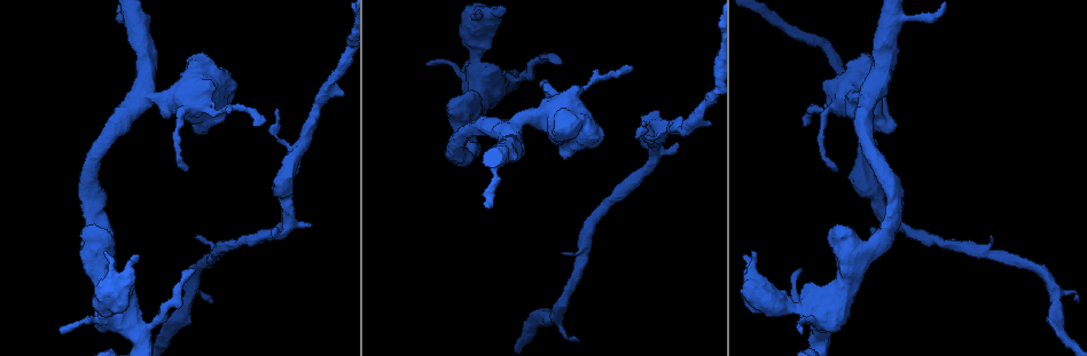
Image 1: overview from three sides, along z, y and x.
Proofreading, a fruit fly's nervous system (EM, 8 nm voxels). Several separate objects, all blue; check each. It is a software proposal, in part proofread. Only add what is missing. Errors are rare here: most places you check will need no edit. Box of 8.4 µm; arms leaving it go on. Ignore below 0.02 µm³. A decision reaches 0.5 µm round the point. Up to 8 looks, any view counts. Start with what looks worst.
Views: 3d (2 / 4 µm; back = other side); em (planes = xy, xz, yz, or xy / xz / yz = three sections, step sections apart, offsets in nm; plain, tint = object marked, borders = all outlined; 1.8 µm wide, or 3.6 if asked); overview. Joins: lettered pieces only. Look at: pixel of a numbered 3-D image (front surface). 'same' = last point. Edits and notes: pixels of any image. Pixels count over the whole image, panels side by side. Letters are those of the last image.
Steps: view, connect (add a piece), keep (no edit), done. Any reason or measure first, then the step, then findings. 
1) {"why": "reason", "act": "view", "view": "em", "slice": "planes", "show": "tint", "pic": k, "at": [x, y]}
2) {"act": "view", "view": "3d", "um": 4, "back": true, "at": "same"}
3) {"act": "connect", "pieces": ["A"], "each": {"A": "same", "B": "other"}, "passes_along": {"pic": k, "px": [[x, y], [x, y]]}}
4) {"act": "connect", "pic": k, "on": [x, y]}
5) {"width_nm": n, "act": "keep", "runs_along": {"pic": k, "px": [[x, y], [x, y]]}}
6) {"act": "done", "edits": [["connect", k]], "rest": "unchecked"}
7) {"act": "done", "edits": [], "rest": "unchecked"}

{"why": "branch stops here", "act": "view", "view": "3d", "um": 2, "back": true, "pic": 1, "at": [796, 270]}

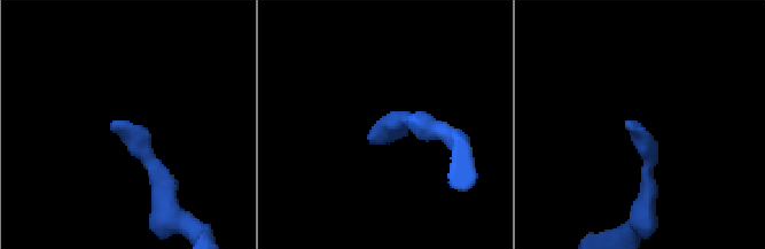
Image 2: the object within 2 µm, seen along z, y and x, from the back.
{"act": "view", "view": "em", "slice": "planes", "show": "borders", "pic": 2, "at": [372, 134]}

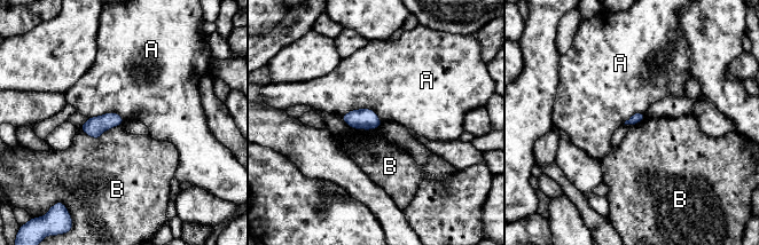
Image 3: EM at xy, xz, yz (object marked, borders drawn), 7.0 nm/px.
{"act": "keep", "each": {"A": "other", "B": "other"}, "border": {"pic": 3, "px": [[341, 117], [372, 109], [380, 119]]}, "found": "none of them fits"}

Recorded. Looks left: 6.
{"why": "branch stops here", "act": "view", "view": "em", "slice": "xy", "step": 8, "show": "borders", "pic": 1, "at": [197, 238]}

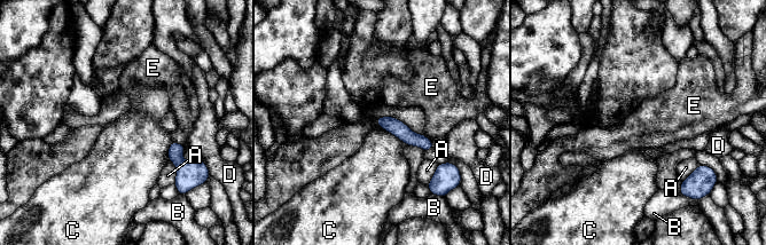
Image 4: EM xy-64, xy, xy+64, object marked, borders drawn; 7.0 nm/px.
{"why": "cut it another way", "act": "view", "view": "em", "slice": "planes", "show": "borders", "at": "same"}

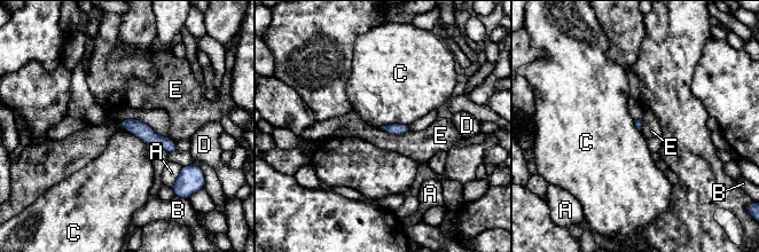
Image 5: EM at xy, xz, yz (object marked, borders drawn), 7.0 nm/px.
{"act": "keep", "each": {"A": "other", "B": "other", "C": "other", "D": "other", "E": "other"}, "runs_along": {"pic": 5, "px": [[124, 123], [173, 148]]}, "found": "no lettered piece goes on from it"}

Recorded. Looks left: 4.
{"why": "branch stops here", "act": "view", "view": "3d", "um": 4, "back": true, "pic": 1, "at": [311, 225]}

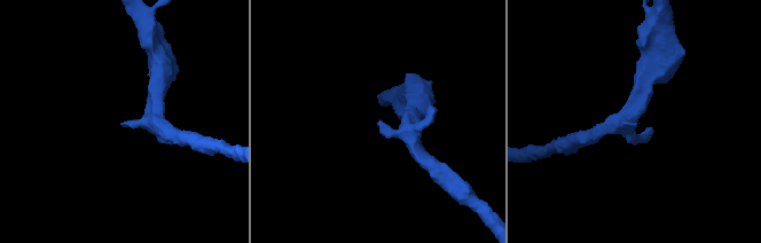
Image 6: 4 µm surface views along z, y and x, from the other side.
{"why": "shape alone is not enough", "act": "view", "view": "em", "um": 3.6, "slice": "xz", "step": 8, "show": "tint", "pic": 6, "at": [377, 123]}

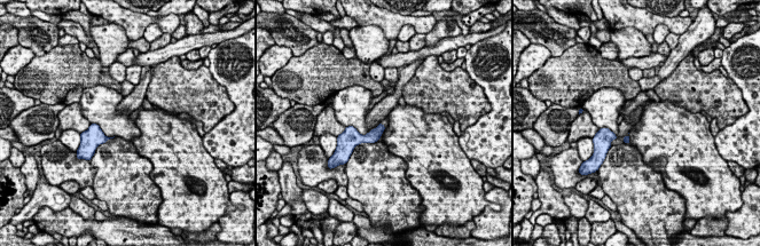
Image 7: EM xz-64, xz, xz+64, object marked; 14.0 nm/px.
{"why": "another direction", "act": "view", "view": "em", "um": 3.6, "slice": "planes", "show": "borders", "at": "same"}

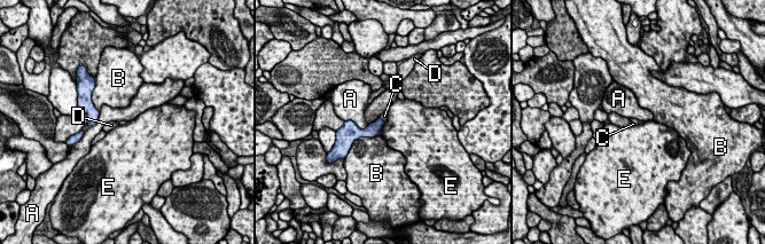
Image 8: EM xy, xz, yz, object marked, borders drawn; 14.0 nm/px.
{"longest_contact_nm": ["A", 480], "act": "connect", "pieces": ["C"], "each": {"A": "other", "B": "other", "C": "same", "D": "other", "E": "other"}, "found": "the cell continues"}

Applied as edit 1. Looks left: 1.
{"act": "done", "edits": [["connect", 8]], "rest": "unchecked"}

